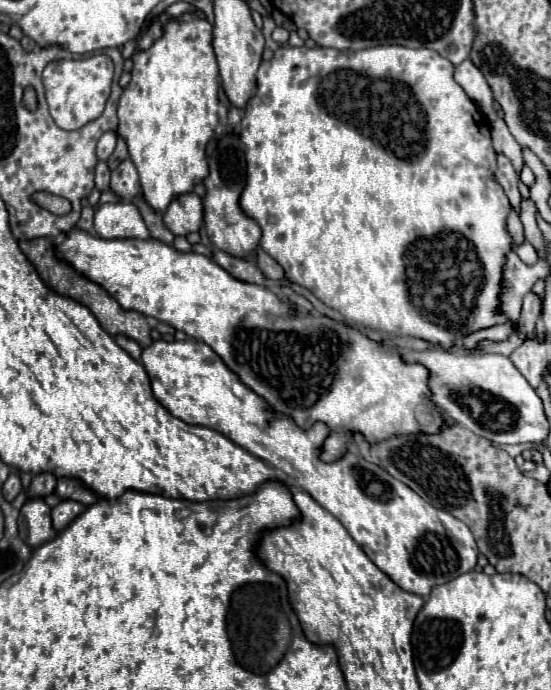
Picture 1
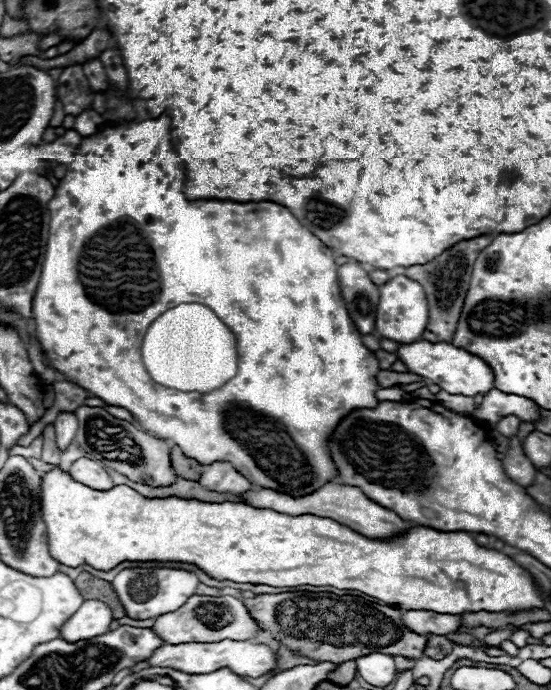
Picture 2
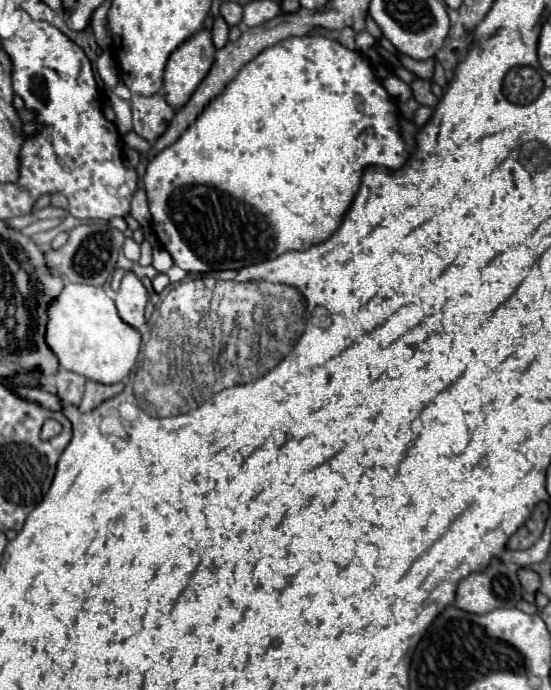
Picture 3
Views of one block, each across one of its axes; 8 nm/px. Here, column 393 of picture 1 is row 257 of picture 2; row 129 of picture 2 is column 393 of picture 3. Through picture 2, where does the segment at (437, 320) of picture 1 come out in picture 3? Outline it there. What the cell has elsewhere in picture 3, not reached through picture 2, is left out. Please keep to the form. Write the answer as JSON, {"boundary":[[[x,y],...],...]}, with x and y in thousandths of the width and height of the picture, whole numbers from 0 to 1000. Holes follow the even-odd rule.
{"boundary":[[[559,49],[548,54],[526,54],[494,70],[483,70],[472,81],[450,90],[432,110],[407,128],[399,139],[392,139],[345,180],[345,186],[305,214],[287,220],[265,243],[261,252],[261,275],[269,281],[269,299],[276,310],[276,336],[287,345],[287,354],[312,371],[316,386],[338,394],[381,397],[396,391],[436,391],[457,383],[472,383],[483,377],[497,377],[523,362],[559,362],[588,348],[595,348],[624,319],[628,304],[635,301],[657,258],[657,246],[664,241],[697,241],[697,243],[726,243],[740,232],[740,220],[733,217],[733,206],[722,191],[719,154],[704,133],[693,128],[690,116],[679,110],[675,99],[664,93],[653,75],[632,72],[617,61],[579,49]]]}

